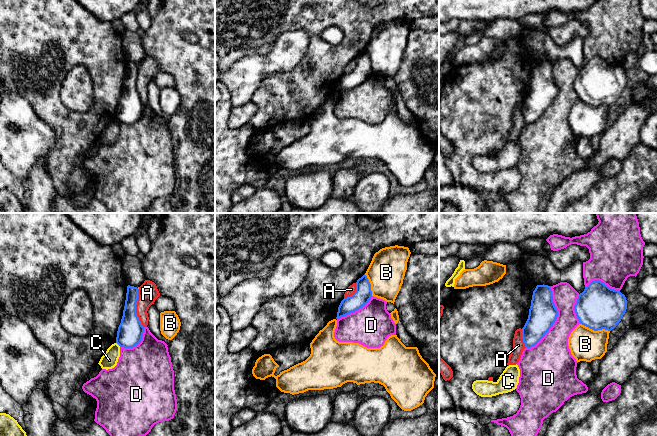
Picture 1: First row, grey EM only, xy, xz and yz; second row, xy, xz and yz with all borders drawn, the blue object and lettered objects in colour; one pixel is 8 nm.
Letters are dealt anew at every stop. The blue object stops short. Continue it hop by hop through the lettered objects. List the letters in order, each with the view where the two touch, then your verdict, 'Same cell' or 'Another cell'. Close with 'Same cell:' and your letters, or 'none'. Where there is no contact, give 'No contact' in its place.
A: Touches blue in xy. Another cell
B: Touches blue in yz. Another cell
C: Touches blue in xy. Another cell
D: Touches blue in yz. Another cell
Same cell: none

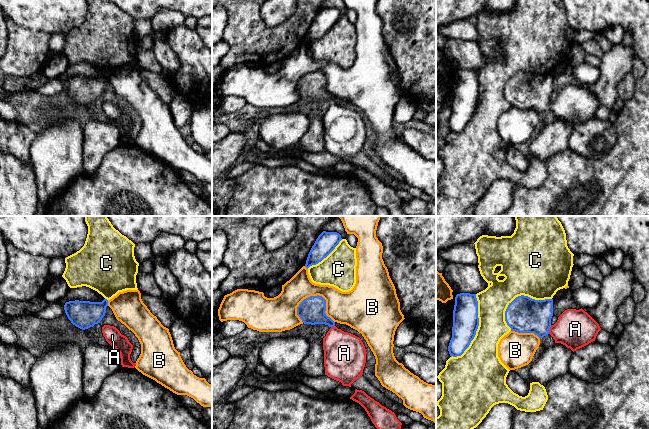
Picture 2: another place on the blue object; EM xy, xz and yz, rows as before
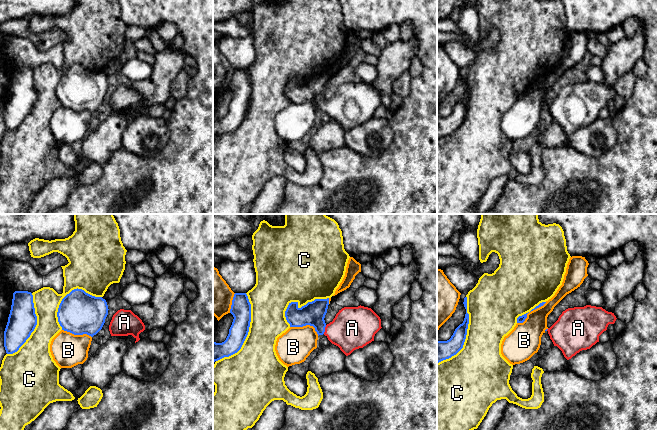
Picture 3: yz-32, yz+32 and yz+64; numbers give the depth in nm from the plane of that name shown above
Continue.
A: Touches blue in yz. Same cell
B: Touches blue in xz. Another cell
C: Touches blue in yz. Another cell
Same cell: A

